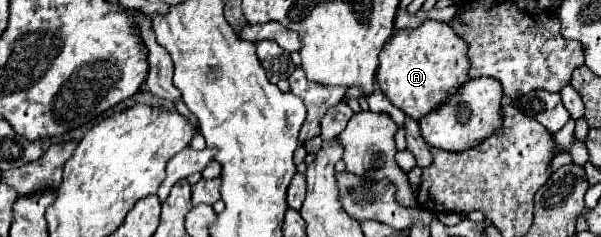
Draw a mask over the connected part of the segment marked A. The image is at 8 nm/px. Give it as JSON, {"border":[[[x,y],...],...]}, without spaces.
{"border":[[[424,21],[416,29],[398,31],[386,43],[386,47],[380,51],[376,79],[382,93],[394,107],[418,121],[428,111],[434,111],[446,103],[446,99],[468,81],[468,71],[468,43],[448,23]]]}

